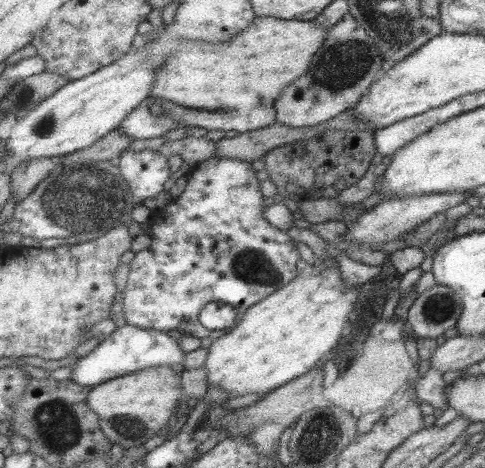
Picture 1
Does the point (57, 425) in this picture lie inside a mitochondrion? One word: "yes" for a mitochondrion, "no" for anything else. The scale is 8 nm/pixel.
yes

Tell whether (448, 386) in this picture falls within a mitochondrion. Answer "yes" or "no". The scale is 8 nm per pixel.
no

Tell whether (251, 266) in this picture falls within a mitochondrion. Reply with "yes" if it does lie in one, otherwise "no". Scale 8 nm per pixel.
yes

